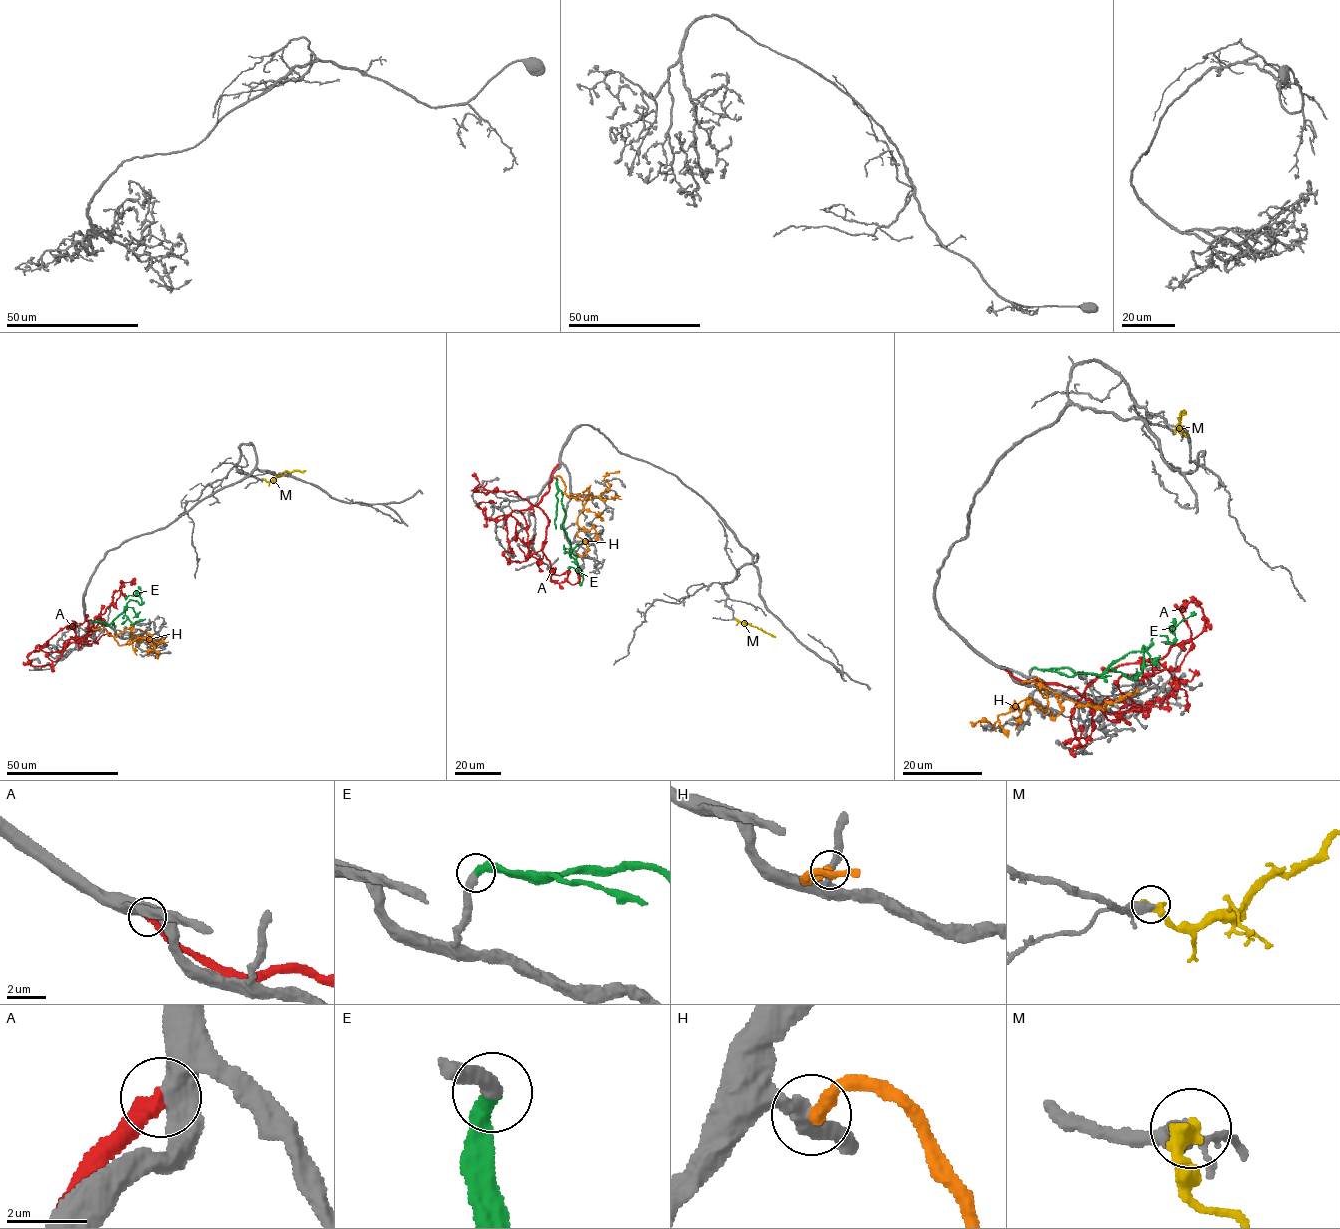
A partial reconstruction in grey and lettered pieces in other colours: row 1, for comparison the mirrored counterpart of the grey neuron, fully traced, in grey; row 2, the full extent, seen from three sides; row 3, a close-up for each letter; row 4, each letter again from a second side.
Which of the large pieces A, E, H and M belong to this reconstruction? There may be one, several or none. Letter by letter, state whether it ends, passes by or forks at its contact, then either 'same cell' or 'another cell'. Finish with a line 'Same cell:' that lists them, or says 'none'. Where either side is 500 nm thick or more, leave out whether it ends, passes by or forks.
A: it ends; another cell
E: it ends; same cell
H: it ends; another cell
M: it ends; another cell
Same cell: E

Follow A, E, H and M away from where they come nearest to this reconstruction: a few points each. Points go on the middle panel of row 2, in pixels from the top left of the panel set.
A: (558, 464), (537, 505), (548, 523), (542, 552), (555, 582), (576, 583), (579, 570)
E: (557, 479), (565, 512), (561, 529), (570, 543), (571, 556), (582, 574), (567, 568)
H: (555, 478), (559, 476), (567, 496), (591, 496), (577, 526), (588, 550), (577, 553)
M: (735, 619), (775, 637)

